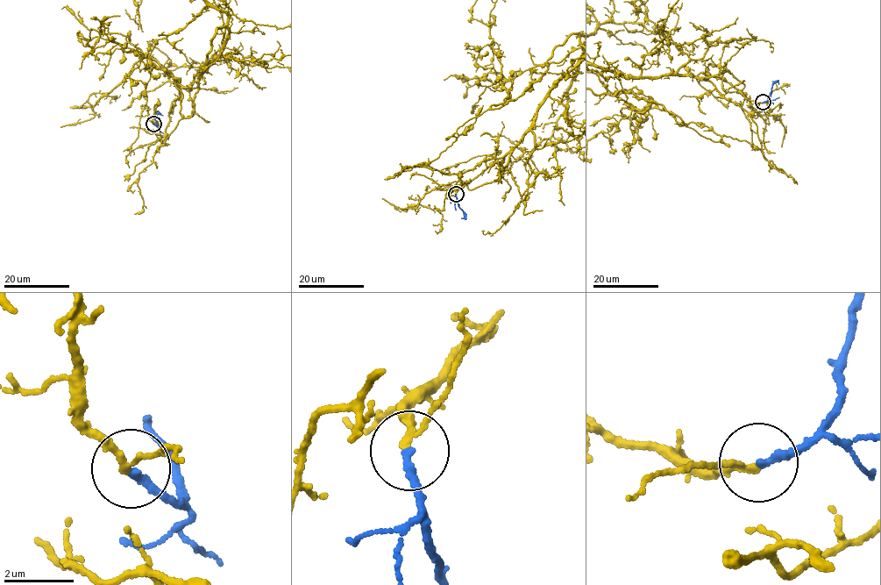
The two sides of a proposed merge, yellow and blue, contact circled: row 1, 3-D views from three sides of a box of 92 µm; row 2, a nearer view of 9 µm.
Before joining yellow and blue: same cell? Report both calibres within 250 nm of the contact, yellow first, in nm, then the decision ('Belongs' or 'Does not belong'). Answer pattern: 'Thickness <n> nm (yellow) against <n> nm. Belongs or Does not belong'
Thickness 150 nm (yellow) against 200 nm. Belongs

